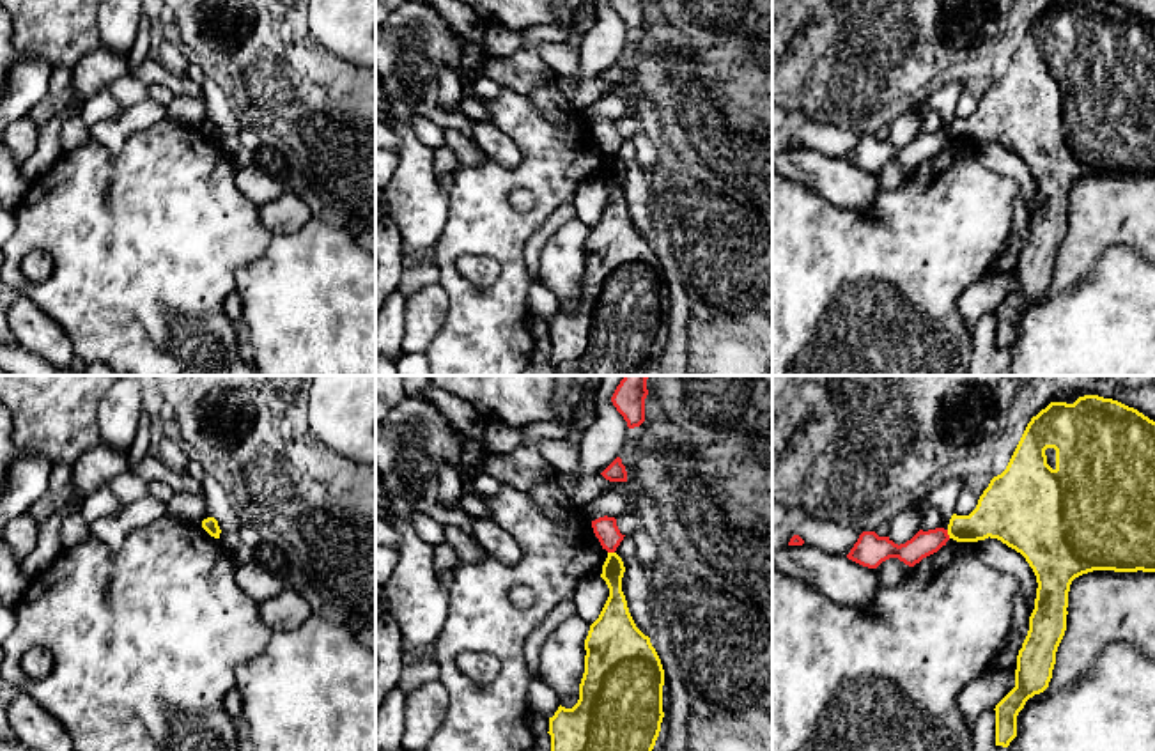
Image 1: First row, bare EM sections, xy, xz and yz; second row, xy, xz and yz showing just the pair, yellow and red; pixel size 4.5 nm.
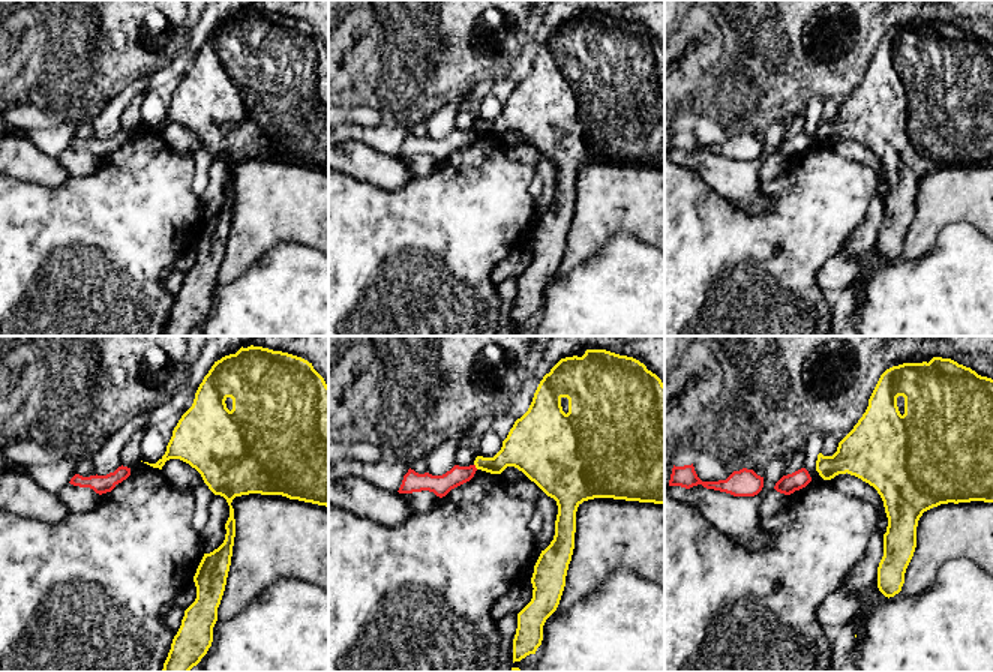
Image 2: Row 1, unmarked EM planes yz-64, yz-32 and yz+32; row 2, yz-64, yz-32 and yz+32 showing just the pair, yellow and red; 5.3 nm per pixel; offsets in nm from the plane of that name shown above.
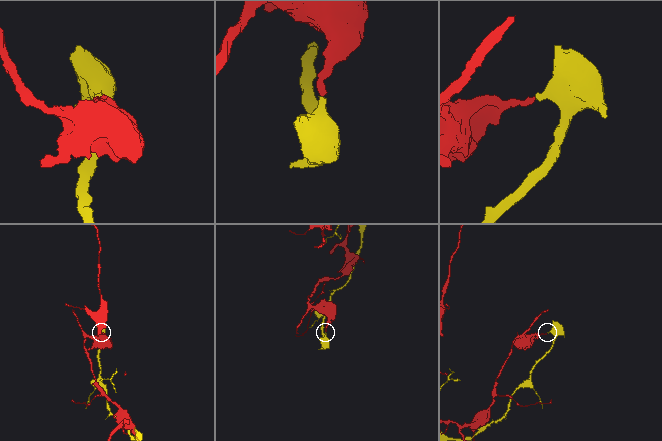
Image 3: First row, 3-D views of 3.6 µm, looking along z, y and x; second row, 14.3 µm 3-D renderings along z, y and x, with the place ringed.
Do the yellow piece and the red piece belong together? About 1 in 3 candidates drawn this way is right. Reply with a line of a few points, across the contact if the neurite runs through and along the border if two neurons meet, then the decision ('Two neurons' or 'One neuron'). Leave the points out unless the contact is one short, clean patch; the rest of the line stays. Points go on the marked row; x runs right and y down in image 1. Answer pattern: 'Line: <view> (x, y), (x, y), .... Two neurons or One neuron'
Line: yz (946, 530), (950, 537). Two neurons

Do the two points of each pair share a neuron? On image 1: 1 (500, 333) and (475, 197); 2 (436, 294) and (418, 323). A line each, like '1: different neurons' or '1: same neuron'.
1: same neuron
2: same neuron

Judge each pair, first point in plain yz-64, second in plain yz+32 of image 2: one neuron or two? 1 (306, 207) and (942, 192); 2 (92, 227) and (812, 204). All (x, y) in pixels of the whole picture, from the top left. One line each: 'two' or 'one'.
1: one
2: one

